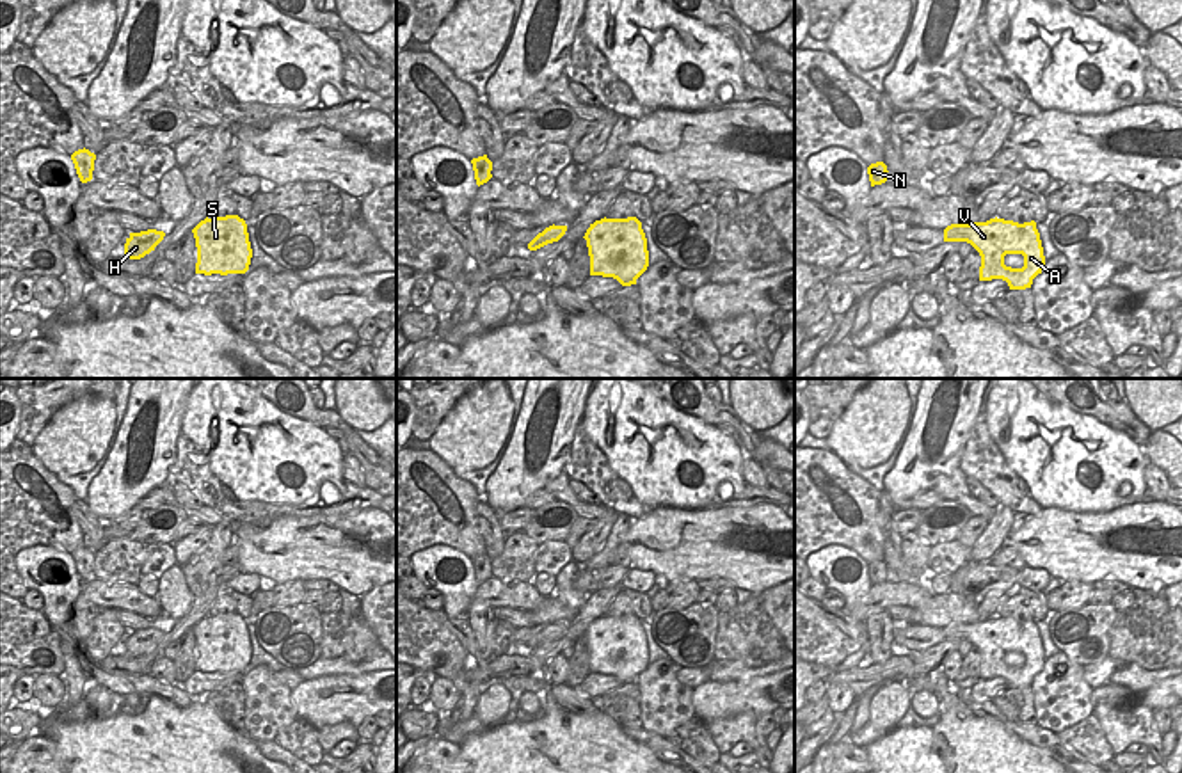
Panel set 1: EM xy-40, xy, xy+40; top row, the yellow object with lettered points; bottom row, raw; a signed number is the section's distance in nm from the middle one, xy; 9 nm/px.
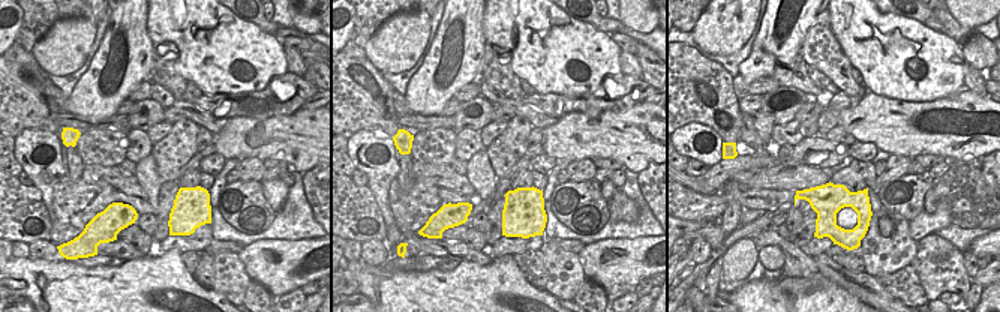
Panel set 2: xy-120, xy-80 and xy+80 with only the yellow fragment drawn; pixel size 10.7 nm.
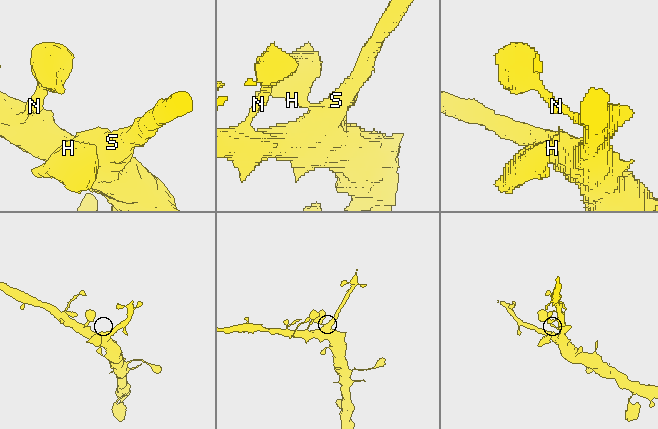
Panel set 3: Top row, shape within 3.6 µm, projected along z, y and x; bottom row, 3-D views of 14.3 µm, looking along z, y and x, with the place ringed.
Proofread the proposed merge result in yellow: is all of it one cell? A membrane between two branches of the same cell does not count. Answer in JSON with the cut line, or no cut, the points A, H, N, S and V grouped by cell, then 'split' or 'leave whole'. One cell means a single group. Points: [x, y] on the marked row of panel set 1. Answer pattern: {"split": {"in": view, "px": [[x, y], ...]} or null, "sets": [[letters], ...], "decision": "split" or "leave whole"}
{"split": null, "sets": [["A", "H", "N", "S", "V"]], "decision": "leave whole"}

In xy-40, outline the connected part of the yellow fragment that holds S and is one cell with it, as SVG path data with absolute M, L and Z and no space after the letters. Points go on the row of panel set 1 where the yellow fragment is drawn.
M238 215L201 220L194 229L197 263L196 274L245 274L252 249L247 224Z

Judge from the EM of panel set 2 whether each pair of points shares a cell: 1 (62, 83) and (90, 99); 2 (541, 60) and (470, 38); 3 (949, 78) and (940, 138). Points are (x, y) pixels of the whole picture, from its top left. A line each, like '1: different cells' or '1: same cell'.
1: different cells
2: different cells
3: different cells

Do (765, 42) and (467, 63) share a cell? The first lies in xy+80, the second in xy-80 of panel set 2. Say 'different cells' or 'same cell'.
same cell

